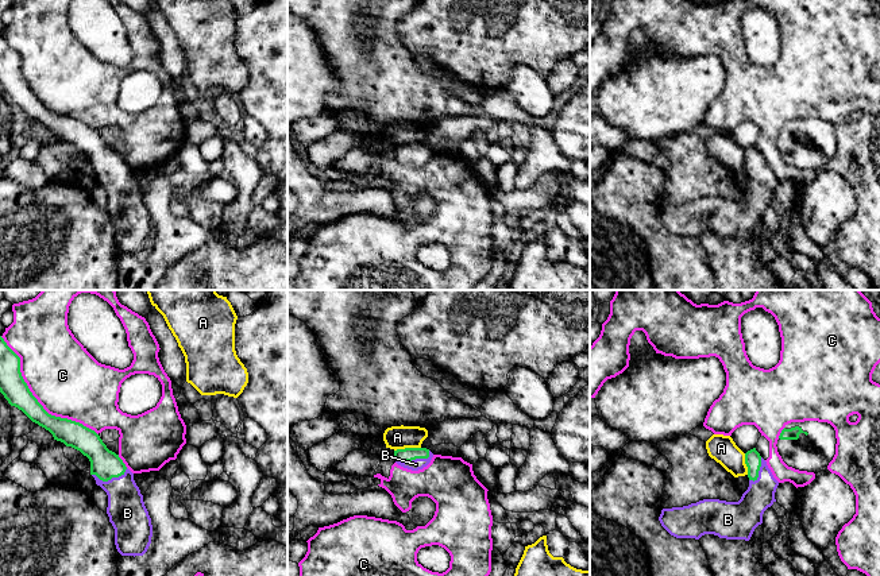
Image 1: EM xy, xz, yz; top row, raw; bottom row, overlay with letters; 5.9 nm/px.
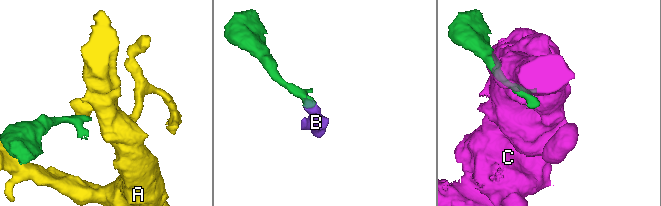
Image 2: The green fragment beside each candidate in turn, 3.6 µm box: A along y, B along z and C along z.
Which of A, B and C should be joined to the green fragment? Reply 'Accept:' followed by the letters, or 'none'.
Accept: B

